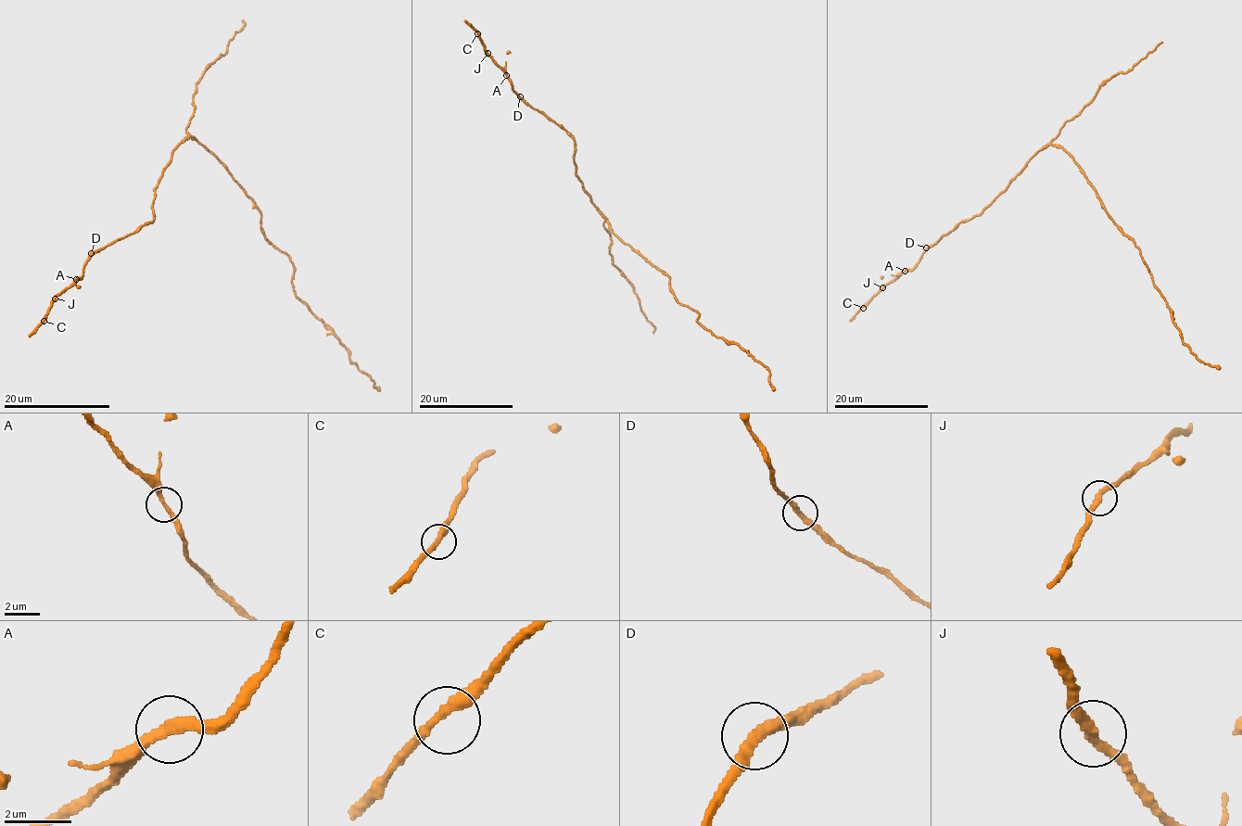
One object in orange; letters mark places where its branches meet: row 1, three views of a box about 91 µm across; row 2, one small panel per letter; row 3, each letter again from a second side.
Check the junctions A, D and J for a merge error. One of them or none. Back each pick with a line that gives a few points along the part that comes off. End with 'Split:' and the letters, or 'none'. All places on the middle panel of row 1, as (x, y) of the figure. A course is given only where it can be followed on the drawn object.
Split: none

